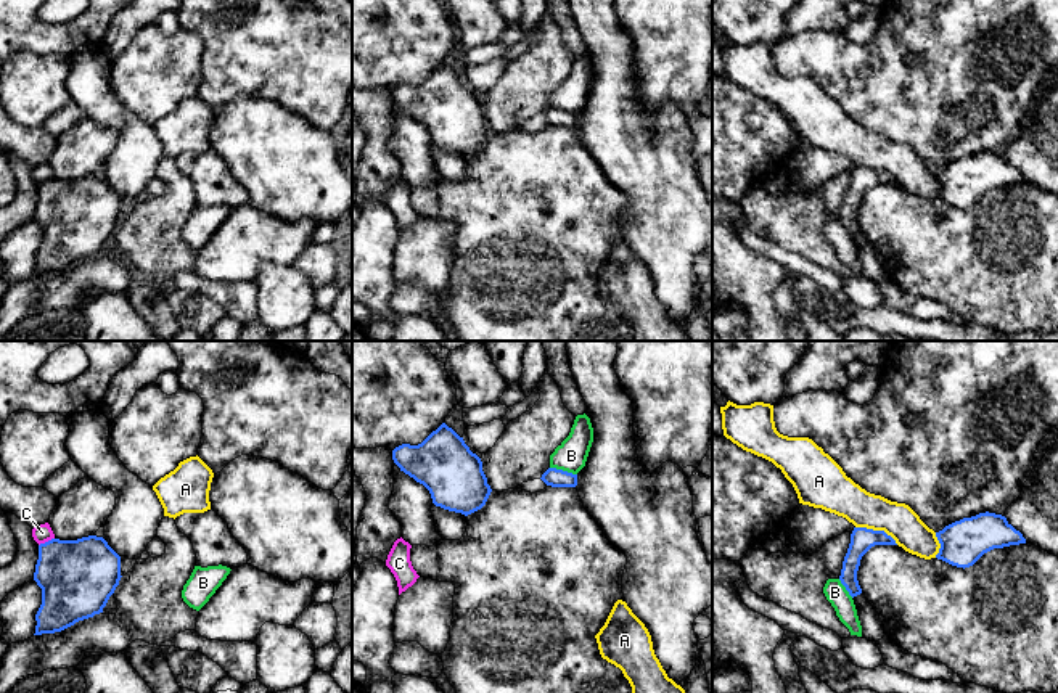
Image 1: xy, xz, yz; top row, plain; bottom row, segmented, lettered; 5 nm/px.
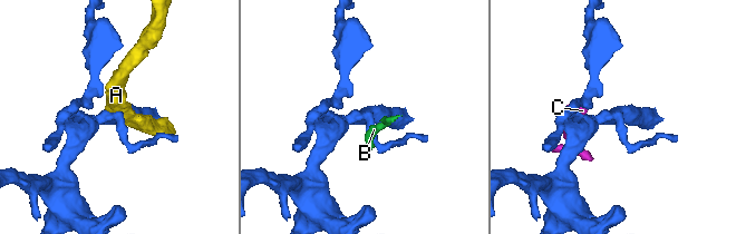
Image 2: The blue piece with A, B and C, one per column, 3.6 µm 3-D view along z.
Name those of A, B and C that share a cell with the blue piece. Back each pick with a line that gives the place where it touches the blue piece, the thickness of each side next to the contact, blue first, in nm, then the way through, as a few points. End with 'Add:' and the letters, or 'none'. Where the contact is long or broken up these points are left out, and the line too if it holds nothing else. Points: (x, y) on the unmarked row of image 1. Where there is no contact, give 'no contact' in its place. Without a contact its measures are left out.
Add: none

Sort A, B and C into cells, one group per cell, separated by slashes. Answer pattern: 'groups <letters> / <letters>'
groups A / B / C

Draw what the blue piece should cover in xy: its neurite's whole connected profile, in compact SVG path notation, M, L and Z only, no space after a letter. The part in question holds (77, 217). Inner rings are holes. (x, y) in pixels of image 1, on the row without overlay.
M103 177L51 178L40 183L34 220L42 228L42 244L35 254L34 275L61 272L79 260L103 252L121 217L121 196Z

